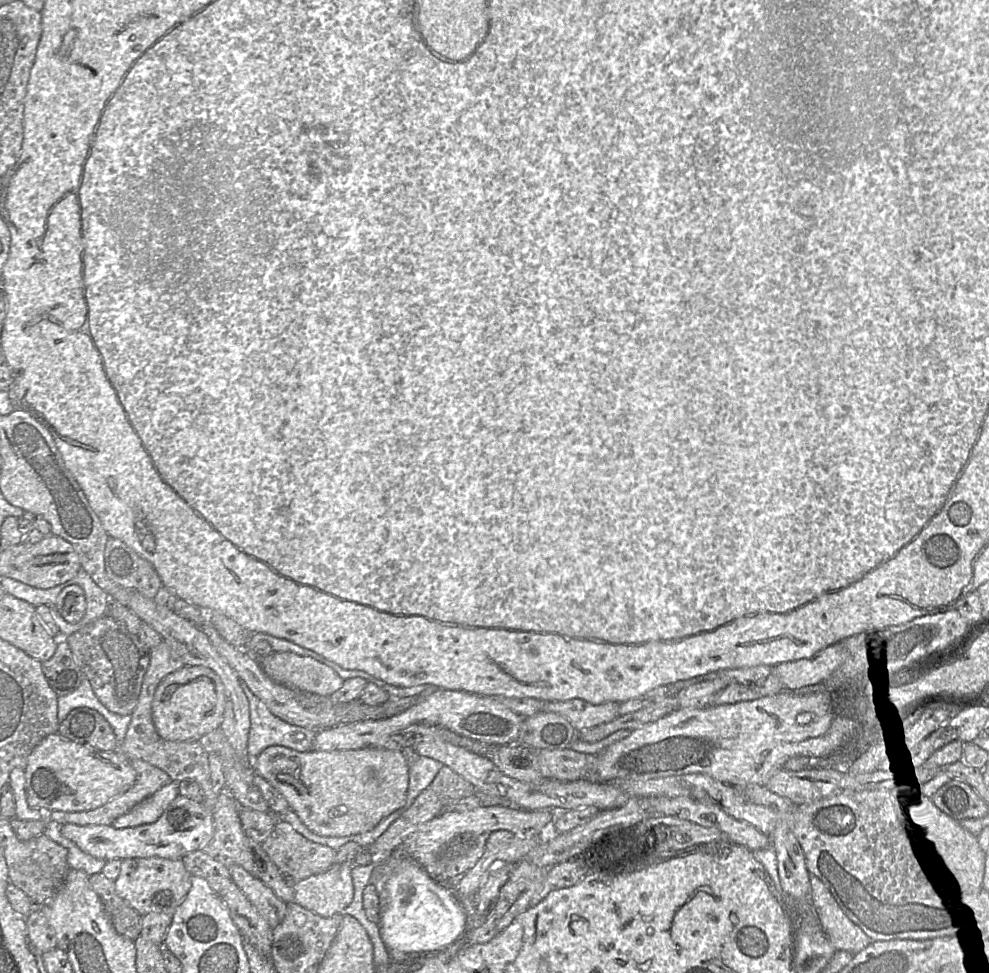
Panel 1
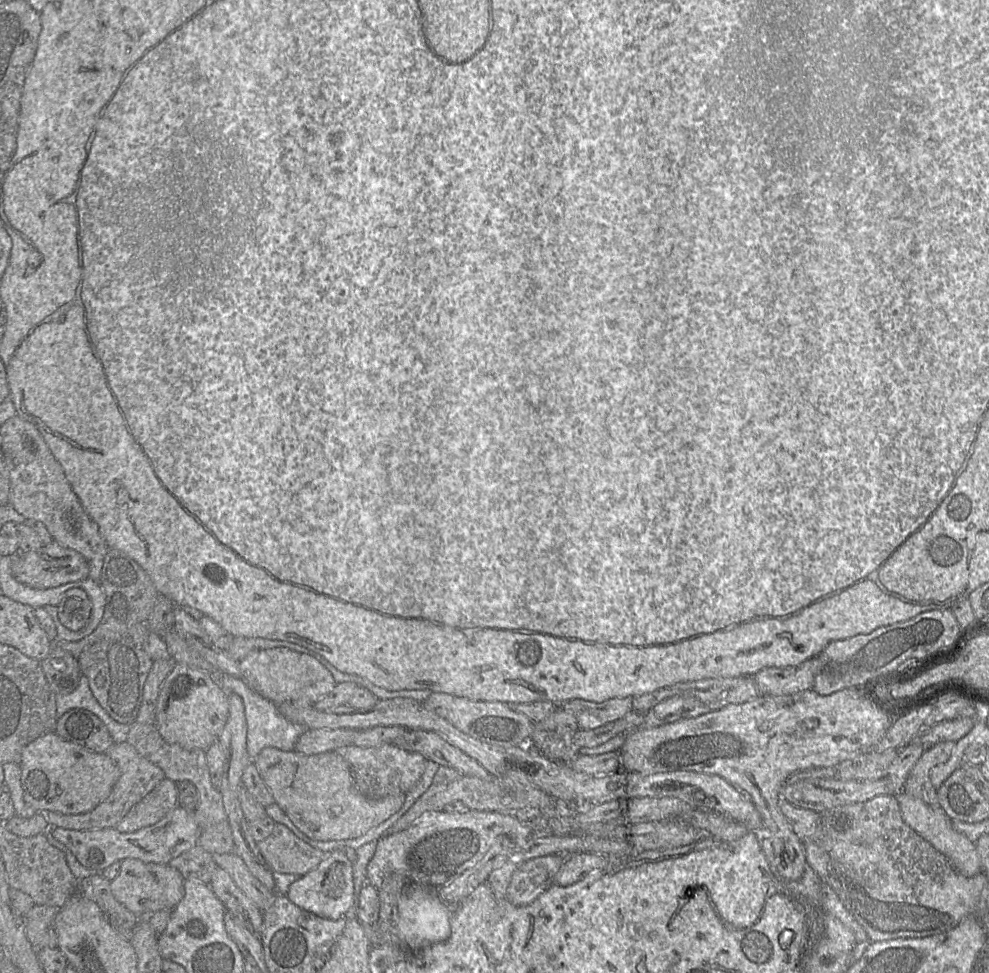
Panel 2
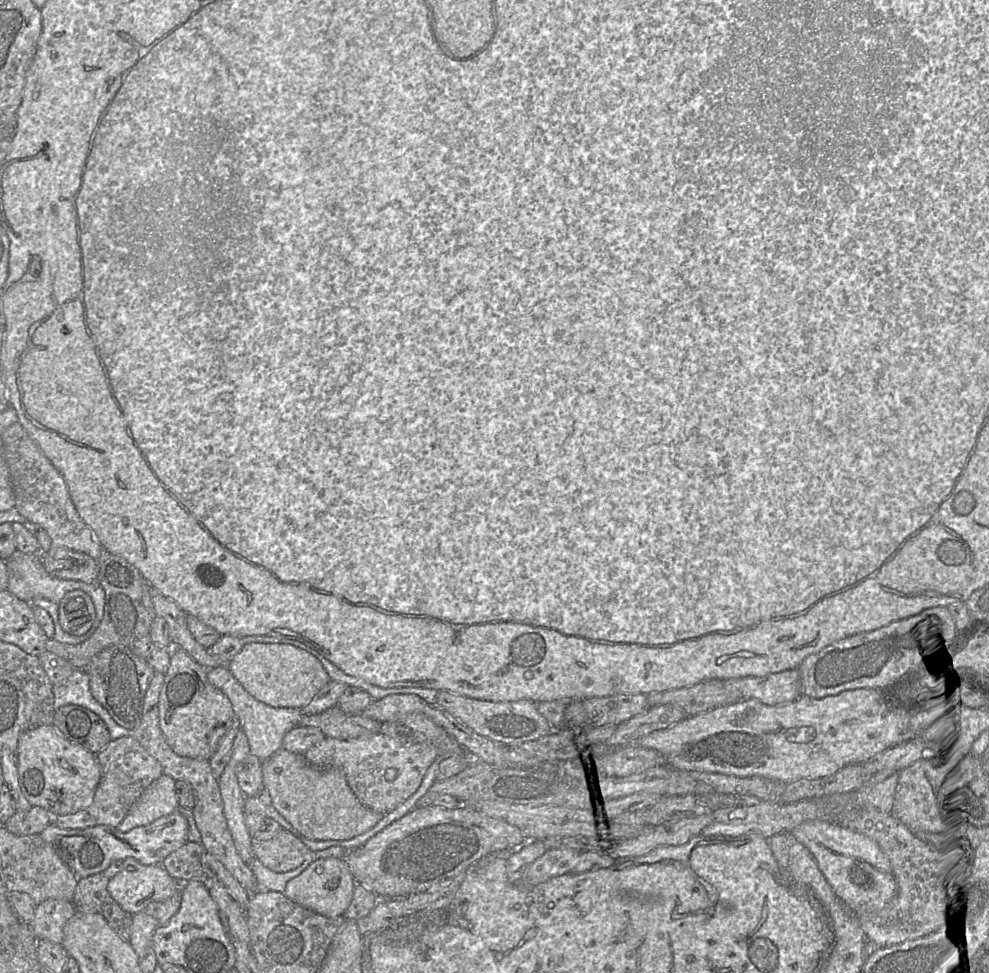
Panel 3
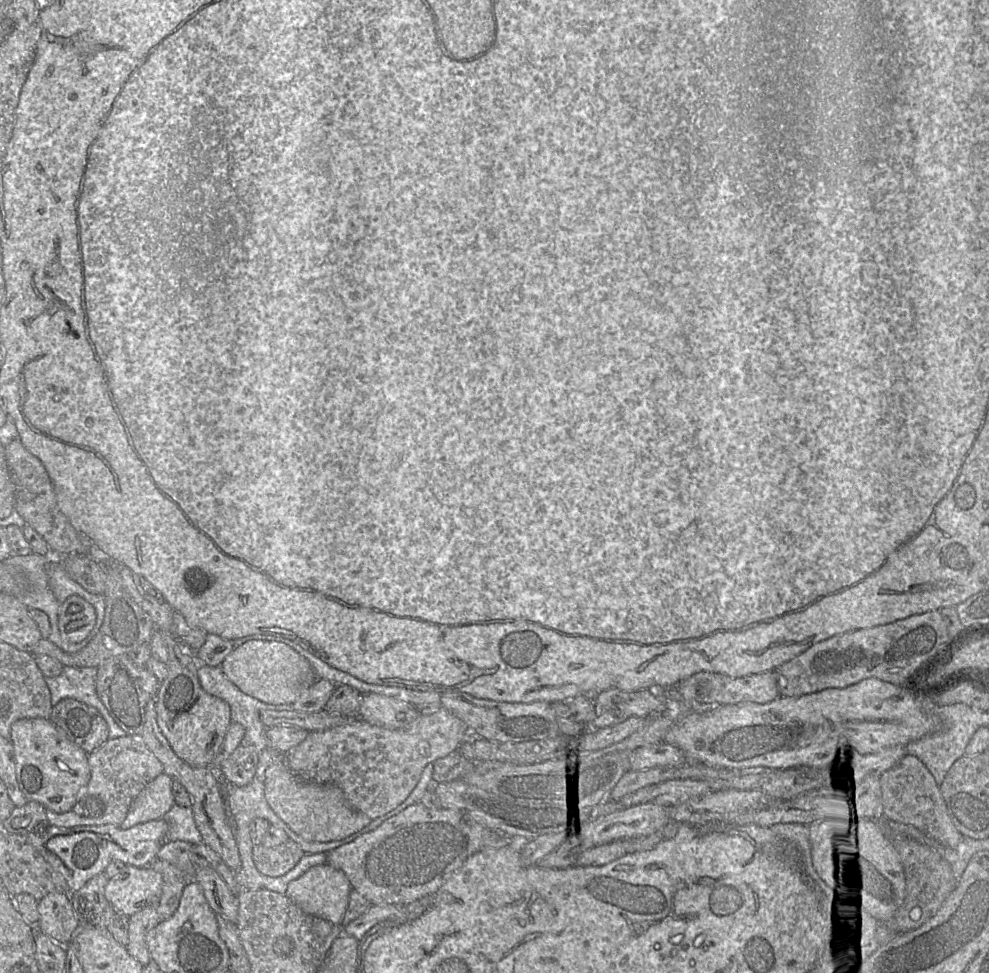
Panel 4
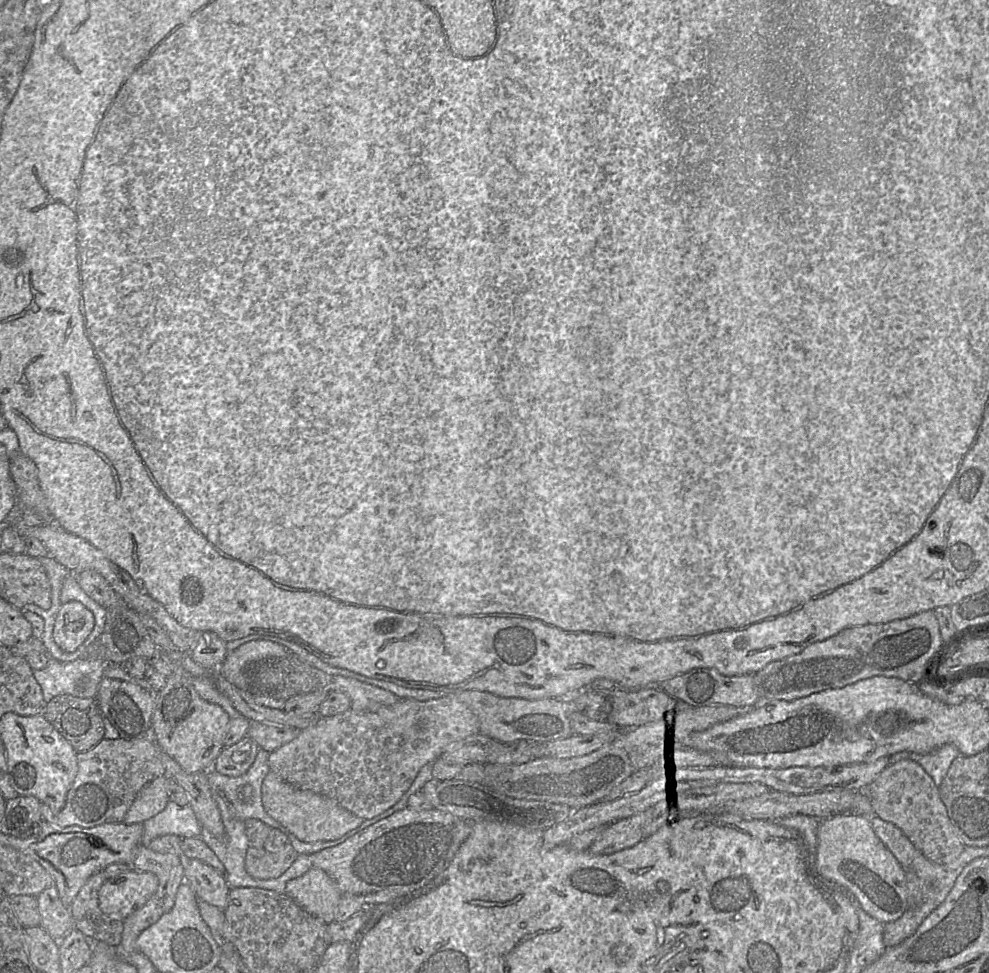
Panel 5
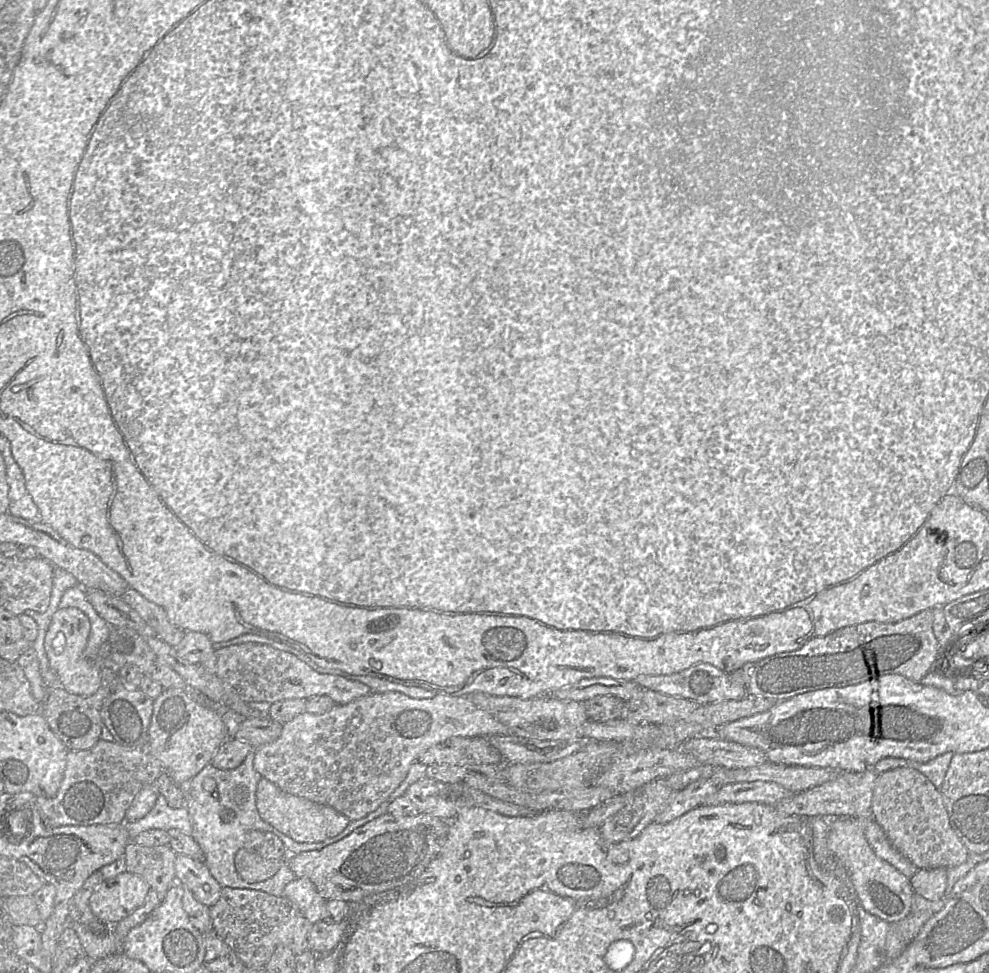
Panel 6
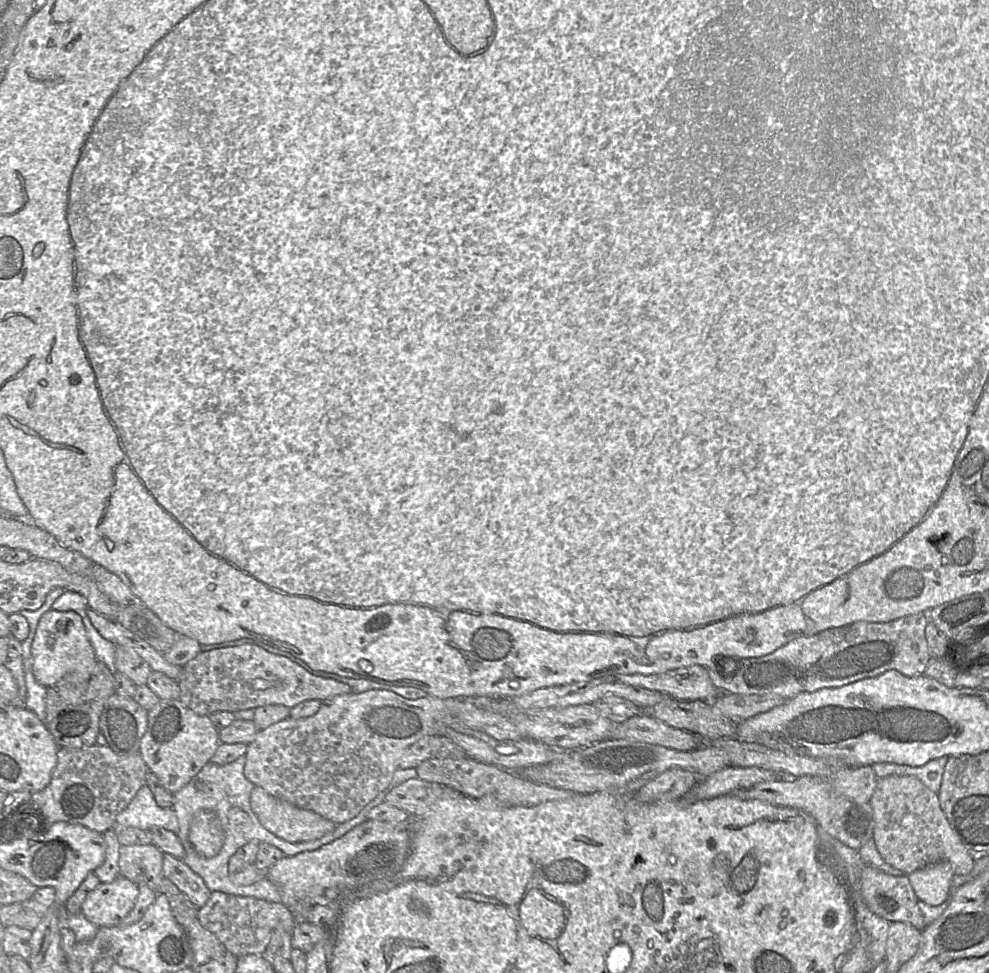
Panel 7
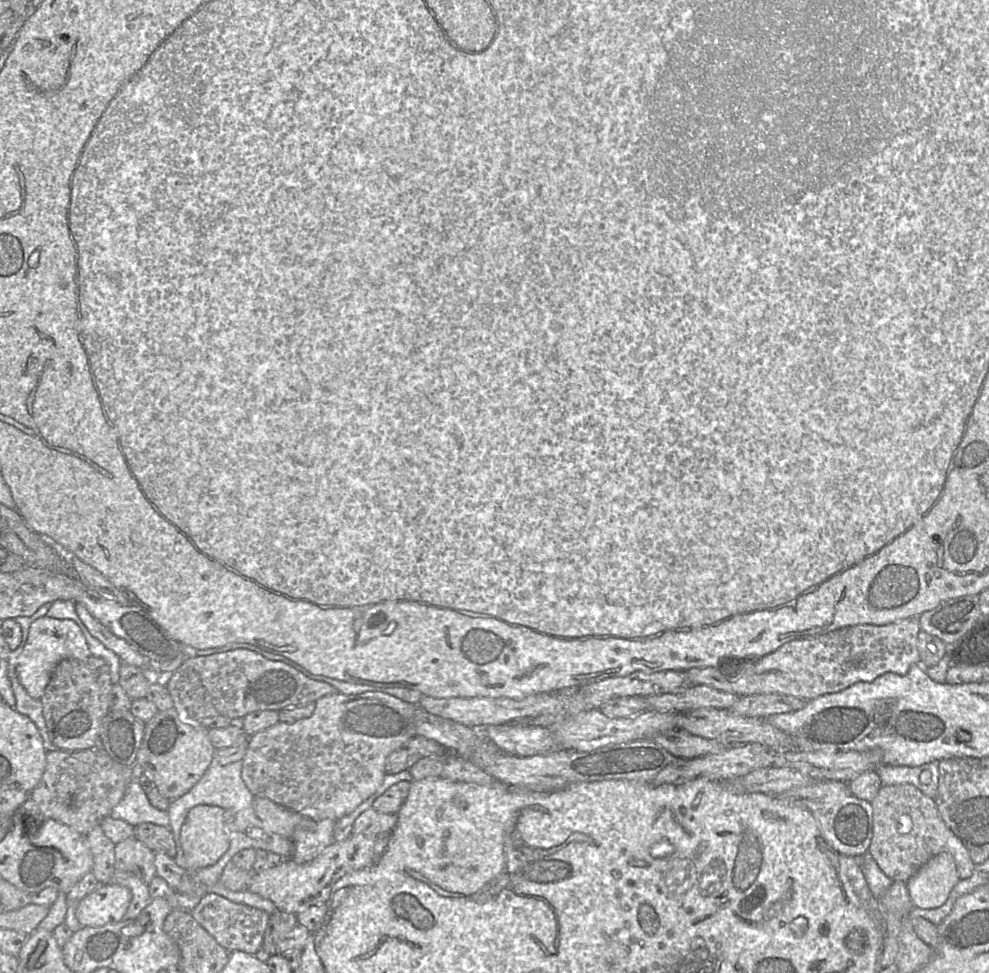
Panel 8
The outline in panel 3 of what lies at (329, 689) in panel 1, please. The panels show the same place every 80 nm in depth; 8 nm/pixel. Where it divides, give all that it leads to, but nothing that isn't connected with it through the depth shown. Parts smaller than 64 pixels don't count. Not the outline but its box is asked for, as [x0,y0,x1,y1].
[227,643,331,710]

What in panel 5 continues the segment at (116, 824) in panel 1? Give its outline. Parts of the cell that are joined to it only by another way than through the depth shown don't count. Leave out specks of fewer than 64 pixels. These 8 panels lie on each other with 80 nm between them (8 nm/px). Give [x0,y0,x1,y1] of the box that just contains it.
[123,775,169,823]

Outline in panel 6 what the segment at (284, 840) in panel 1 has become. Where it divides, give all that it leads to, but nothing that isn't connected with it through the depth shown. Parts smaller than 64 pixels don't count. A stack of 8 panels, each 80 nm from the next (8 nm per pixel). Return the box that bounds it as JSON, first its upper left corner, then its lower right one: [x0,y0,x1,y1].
[234,848,286,883]

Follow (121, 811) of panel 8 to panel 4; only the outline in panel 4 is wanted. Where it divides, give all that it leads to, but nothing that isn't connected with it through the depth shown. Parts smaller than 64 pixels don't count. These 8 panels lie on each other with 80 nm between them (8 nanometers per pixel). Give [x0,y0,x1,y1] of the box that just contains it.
[163,803,203,845]

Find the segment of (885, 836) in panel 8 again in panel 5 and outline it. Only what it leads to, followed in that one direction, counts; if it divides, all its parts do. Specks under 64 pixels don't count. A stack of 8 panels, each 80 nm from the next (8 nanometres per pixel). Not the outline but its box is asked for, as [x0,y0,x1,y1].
[867,760,965,864]

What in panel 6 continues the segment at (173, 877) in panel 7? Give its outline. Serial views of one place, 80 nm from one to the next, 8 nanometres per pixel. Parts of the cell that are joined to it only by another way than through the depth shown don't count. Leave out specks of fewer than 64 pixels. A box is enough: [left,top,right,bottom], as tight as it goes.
[176,855,222,907]

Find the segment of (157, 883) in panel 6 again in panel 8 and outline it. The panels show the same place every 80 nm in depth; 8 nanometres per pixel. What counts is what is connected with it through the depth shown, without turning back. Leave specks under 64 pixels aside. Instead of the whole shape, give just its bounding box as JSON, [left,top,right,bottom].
[115,837,157,885]

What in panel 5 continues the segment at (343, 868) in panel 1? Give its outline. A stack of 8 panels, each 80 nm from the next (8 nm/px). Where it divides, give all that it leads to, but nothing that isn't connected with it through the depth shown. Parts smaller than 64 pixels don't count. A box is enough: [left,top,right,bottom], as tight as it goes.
[285,868,343,924]

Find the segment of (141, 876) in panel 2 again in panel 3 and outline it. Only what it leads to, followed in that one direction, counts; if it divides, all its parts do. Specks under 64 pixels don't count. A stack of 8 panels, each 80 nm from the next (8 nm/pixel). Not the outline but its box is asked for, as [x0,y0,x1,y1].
[107,858,181,915]

